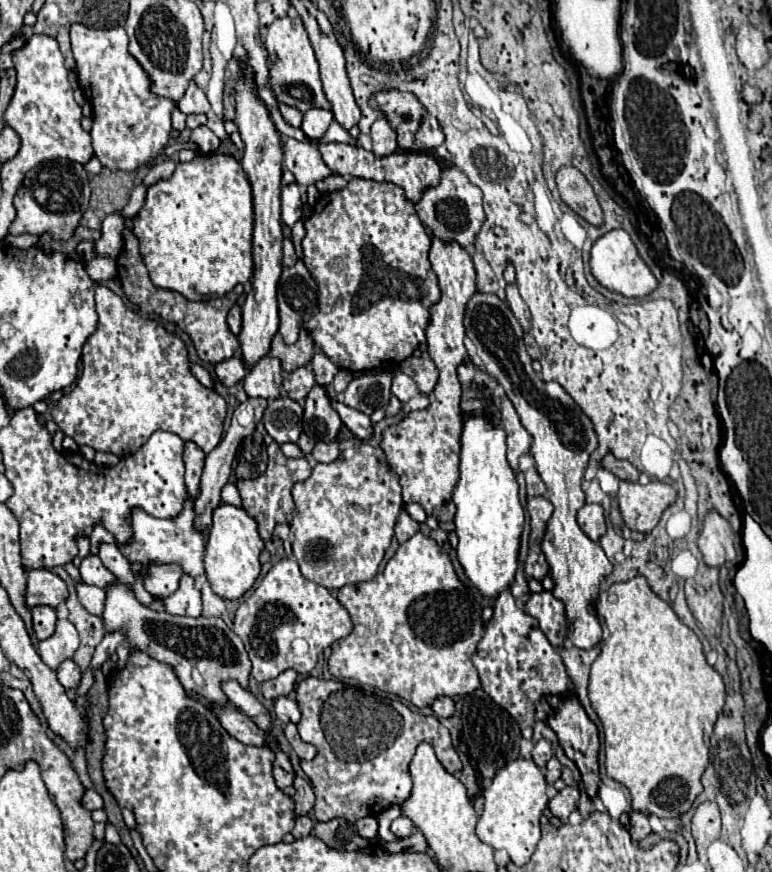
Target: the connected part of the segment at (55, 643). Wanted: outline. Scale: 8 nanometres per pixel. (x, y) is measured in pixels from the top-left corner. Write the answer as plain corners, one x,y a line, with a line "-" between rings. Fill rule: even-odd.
58,620
54,636
38,644
38,654
44,660
44,664
56,670
58,664
74,656
78,646
80,646
80,640
78,640
78,632
74,630
74,624
70,620

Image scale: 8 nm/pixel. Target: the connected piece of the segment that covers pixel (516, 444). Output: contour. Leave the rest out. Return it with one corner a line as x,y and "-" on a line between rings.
502,396
502,400
500,400
500,420
502,420
506,436
508,436
508,464
514,470
518,470
518,456
528,452
532,436
520,424
520,418
508,396

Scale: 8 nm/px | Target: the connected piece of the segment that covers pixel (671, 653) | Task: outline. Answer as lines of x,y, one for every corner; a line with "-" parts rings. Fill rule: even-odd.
634,576
632,580
626,582
618,582
610,586
610,592
602,592
596,596
596,600
592,602
592,612
596,616
600,616
610,632
610,636
604,640
600,656
594,660
592,664
592,672
590,672
590,686
588,686
588,696
592,700
592,708
596,710
602,726
604,726
604,748
606,748
606,774
624,784
630,790
632,796
632,808
634,810
646,810
648,814
660,816
660,818
672,818
672,816
680,816
682,812
686,812
694,798
702,792
702,784
700,784
700,776
704,774
706,766
708,766
708,746
710,746
710,734
714,728
714,722
718,718
718,714
724,708
724,682
722,676
706,662
706,656
702,654
702,642
698,640
698,636
684,624
680,622
680,618
676,616
676,612
672,610
672,606
668,602
664,602
658,594
652,592
652,588
648,586
644,576

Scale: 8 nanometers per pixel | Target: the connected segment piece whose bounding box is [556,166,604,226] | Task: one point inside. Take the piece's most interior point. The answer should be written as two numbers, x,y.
574,189

